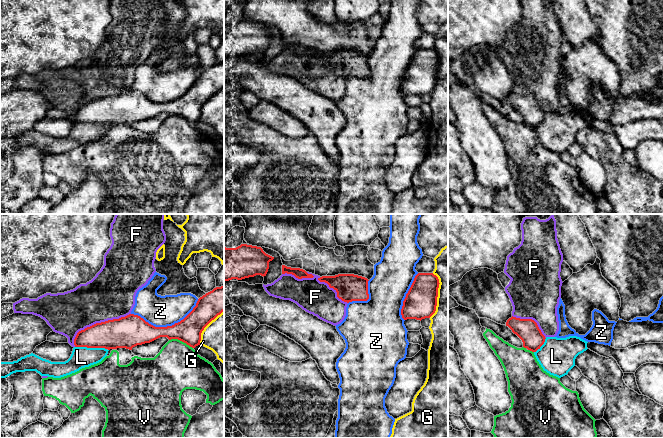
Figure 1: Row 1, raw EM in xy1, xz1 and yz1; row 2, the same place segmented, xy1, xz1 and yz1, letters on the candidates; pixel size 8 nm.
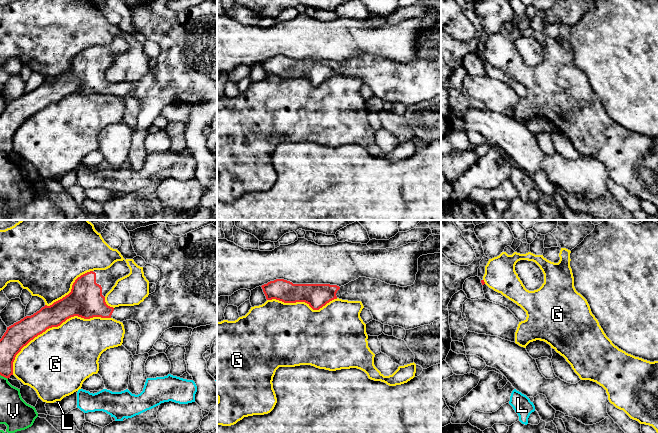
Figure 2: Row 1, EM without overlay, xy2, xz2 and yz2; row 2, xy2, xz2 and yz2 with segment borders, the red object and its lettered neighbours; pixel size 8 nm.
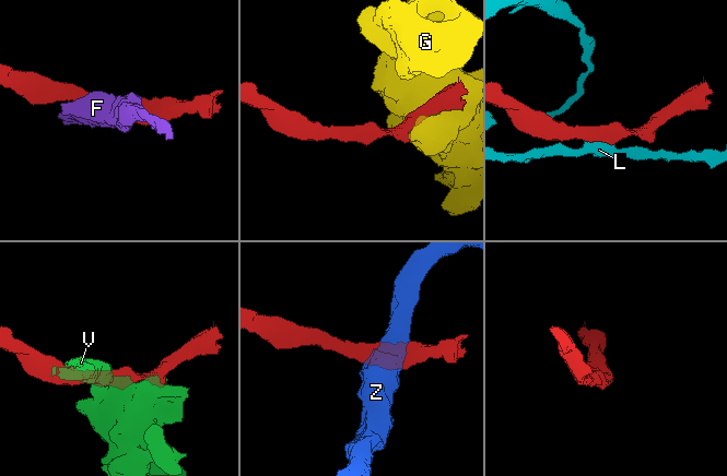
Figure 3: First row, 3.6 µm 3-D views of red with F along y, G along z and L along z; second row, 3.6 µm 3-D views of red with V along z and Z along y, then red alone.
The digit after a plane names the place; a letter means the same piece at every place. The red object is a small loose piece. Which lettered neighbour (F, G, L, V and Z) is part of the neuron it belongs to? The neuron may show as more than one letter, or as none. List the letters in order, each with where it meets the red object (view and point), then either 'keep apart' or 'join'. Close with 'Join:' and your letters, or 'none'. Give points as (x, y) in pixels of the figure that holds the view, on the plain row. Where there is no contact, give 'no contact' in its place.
F: xy1 (97, 99) | keep apart
G: xy2 (53, 102) | keep apart
L: xy1 (91, 123) | keep apart
V: xy1 (181, 116) | keep apart
Z: xy1 (167, 102) | keep apart
Join: none

